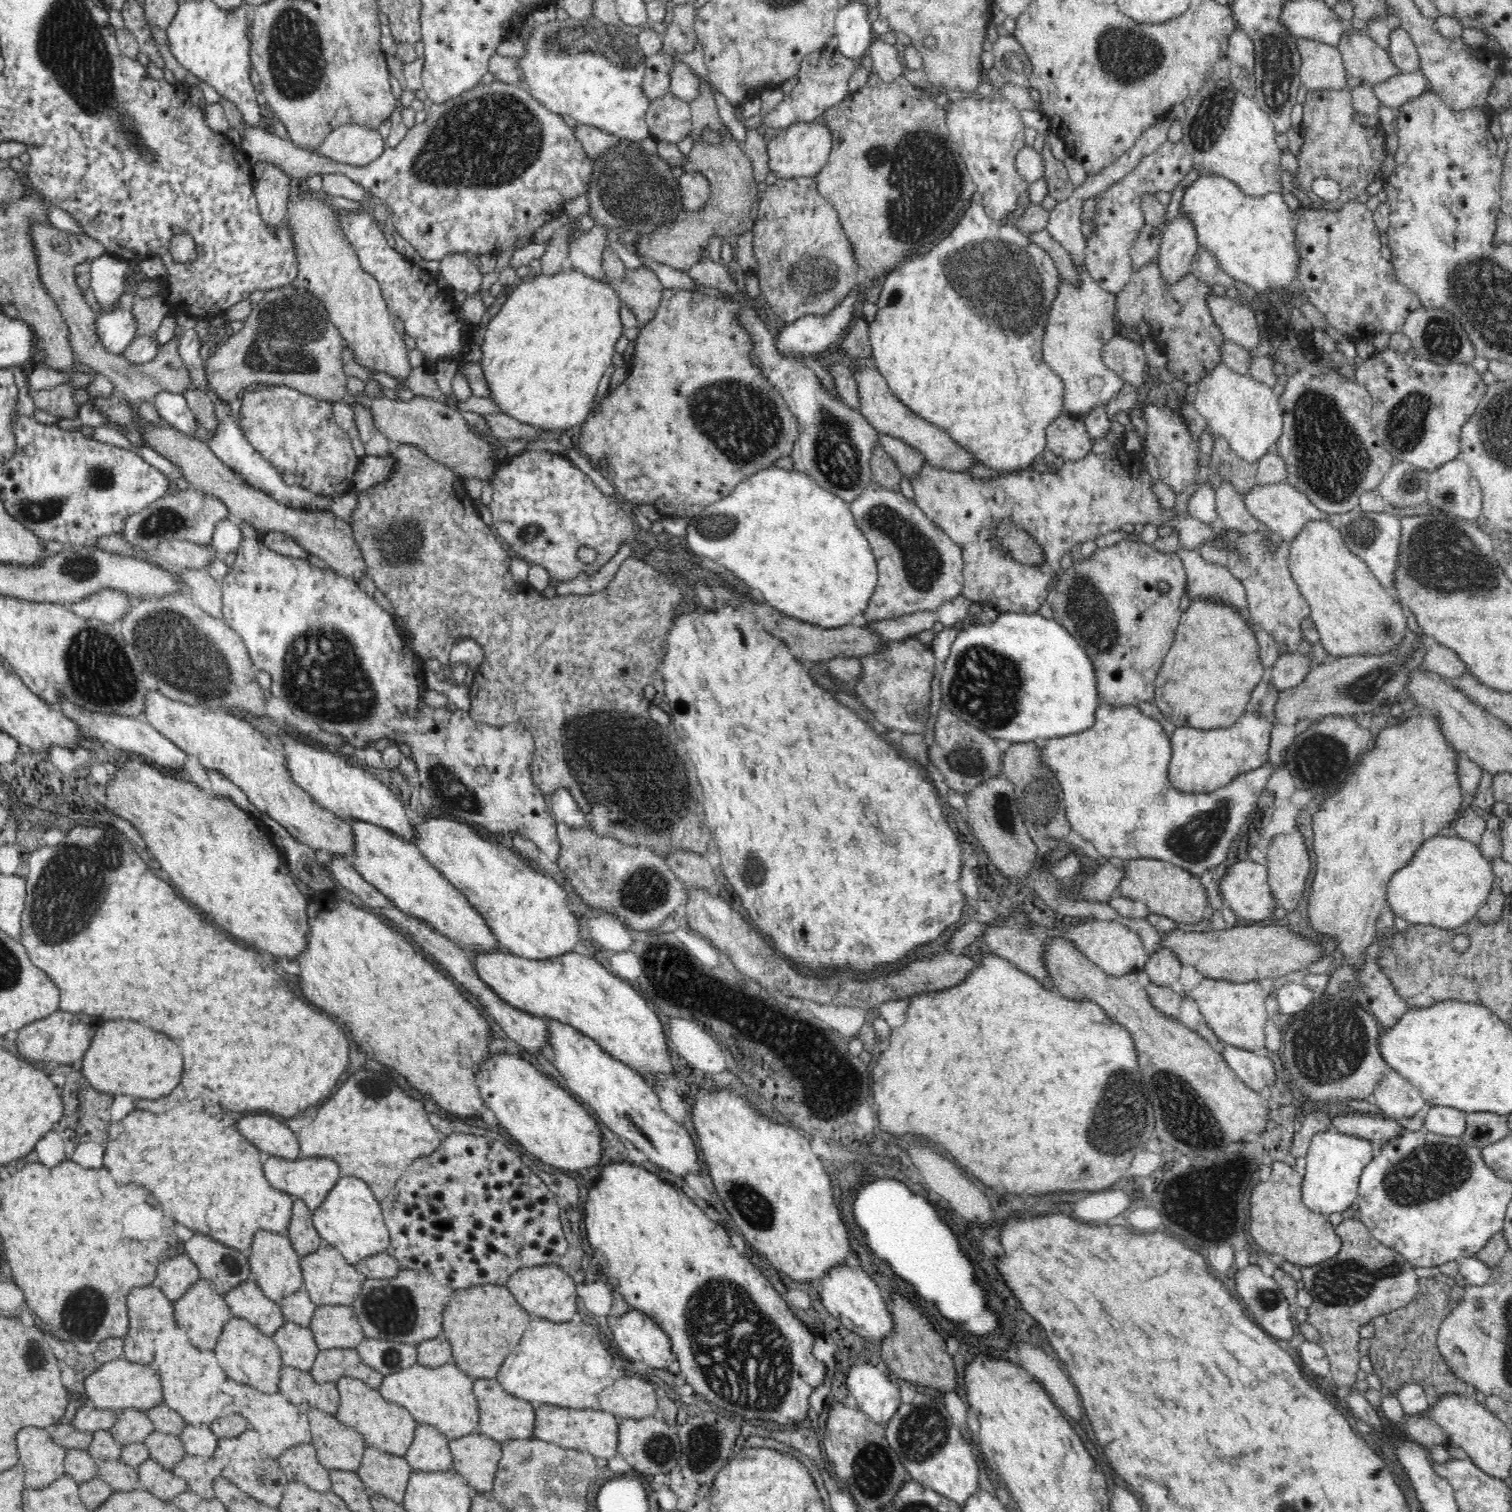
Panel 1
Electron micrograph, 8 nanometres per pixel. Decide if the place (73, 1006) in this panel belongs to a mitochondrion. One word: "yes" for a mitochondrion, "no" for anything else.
no

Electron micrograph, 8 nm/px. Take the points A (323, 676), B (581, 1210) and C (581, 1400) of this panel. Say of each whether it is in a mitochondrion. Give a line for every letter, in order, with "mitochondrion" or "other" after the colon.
A: mitochondrion
B: other
C: other

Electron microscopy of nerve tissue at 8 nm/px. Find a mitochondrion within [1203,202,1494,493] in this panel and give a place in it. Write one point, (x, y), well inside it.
(1406, 421)

